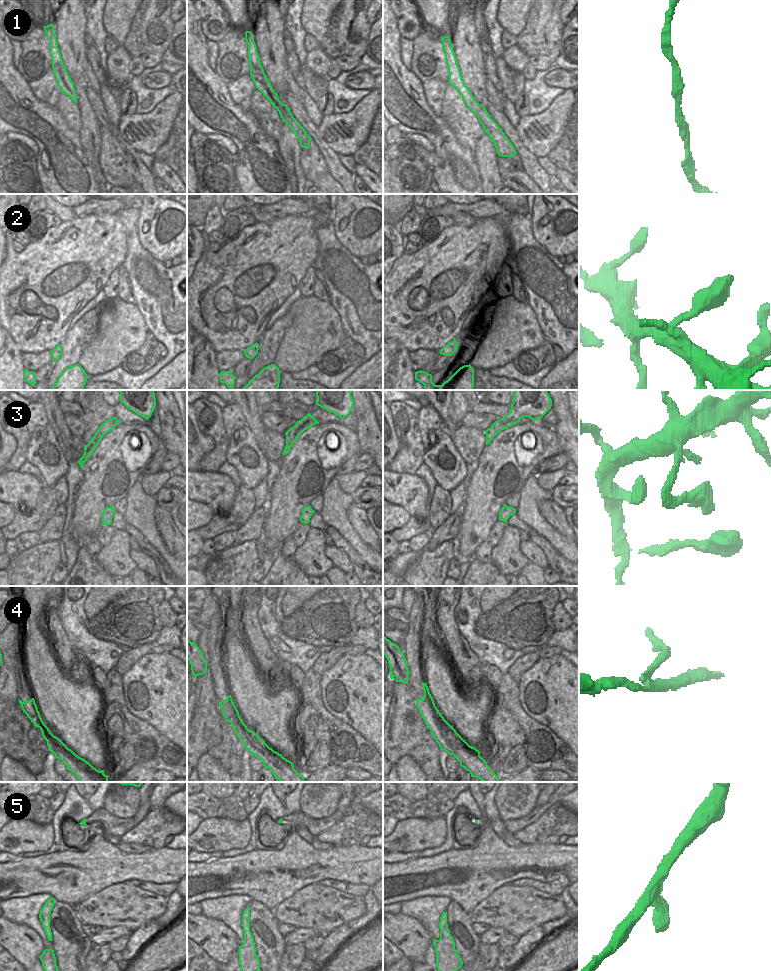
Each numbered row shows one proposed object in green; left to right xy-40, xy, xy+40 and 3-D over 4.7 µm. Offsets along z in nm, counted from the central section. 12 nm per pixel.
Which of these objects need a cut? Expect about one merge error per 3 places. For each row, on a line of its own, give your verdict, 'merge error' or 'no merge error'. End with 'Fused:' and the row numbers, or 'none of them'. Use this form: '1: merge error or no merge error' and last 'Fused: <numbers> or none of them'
1: no merge error
2: no merge error
3: no merge error
4: merge error
5: no merge error
Fused: 4

